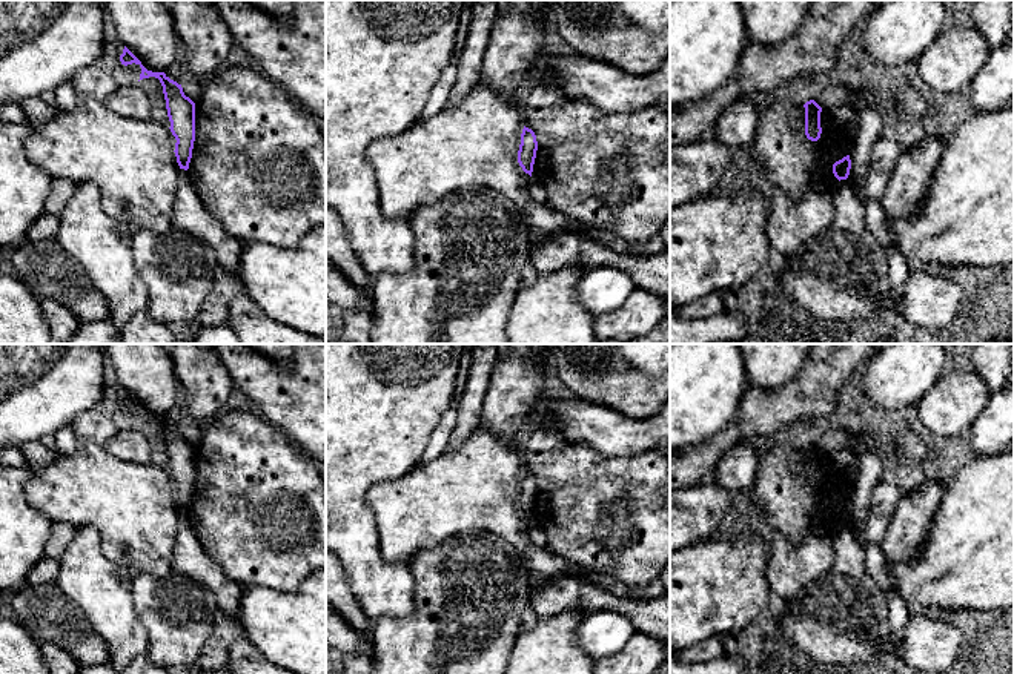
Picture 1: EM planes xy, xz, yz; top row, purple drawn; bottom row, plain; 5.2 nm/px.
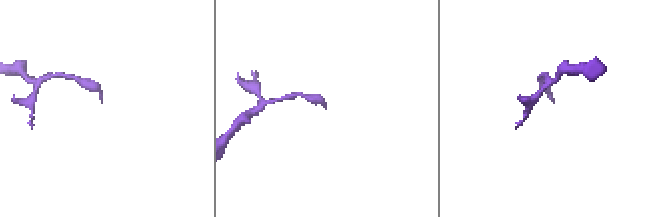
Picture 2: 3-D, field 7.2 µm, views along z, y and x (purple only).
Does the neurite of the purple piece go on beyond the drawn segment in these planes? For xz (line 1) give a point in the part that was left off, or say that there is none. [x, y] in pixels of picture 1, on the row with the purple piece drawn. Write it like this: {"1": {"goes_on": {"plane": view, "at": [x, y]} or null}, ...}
{"1": {"goes_on": null}}

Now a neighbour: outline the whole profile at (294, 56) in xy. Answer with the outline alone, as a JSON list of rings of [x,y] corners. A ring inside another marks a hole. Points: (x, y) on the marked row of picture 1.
[[[214,0],[214,6],[247,60],[326,121],[326,0],[292,0],[287,26],[246,0]]]

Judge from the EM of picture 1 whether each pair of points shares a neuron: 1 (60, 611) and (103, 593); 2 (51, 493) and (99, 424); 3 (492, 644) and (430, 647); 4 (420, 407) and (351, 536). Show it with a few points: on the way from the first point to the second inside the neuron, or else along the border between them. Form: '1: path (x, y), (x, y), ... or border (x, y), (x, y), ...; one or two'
1: border (54, 584), (80, 608), (88, 624), (97, 633); two
2: border (79, 444), (102, 444), (105, 447); two
3: path (477, 644), (446, 647); one
4: path (387, 439), (349, 478), (349, 504); one

